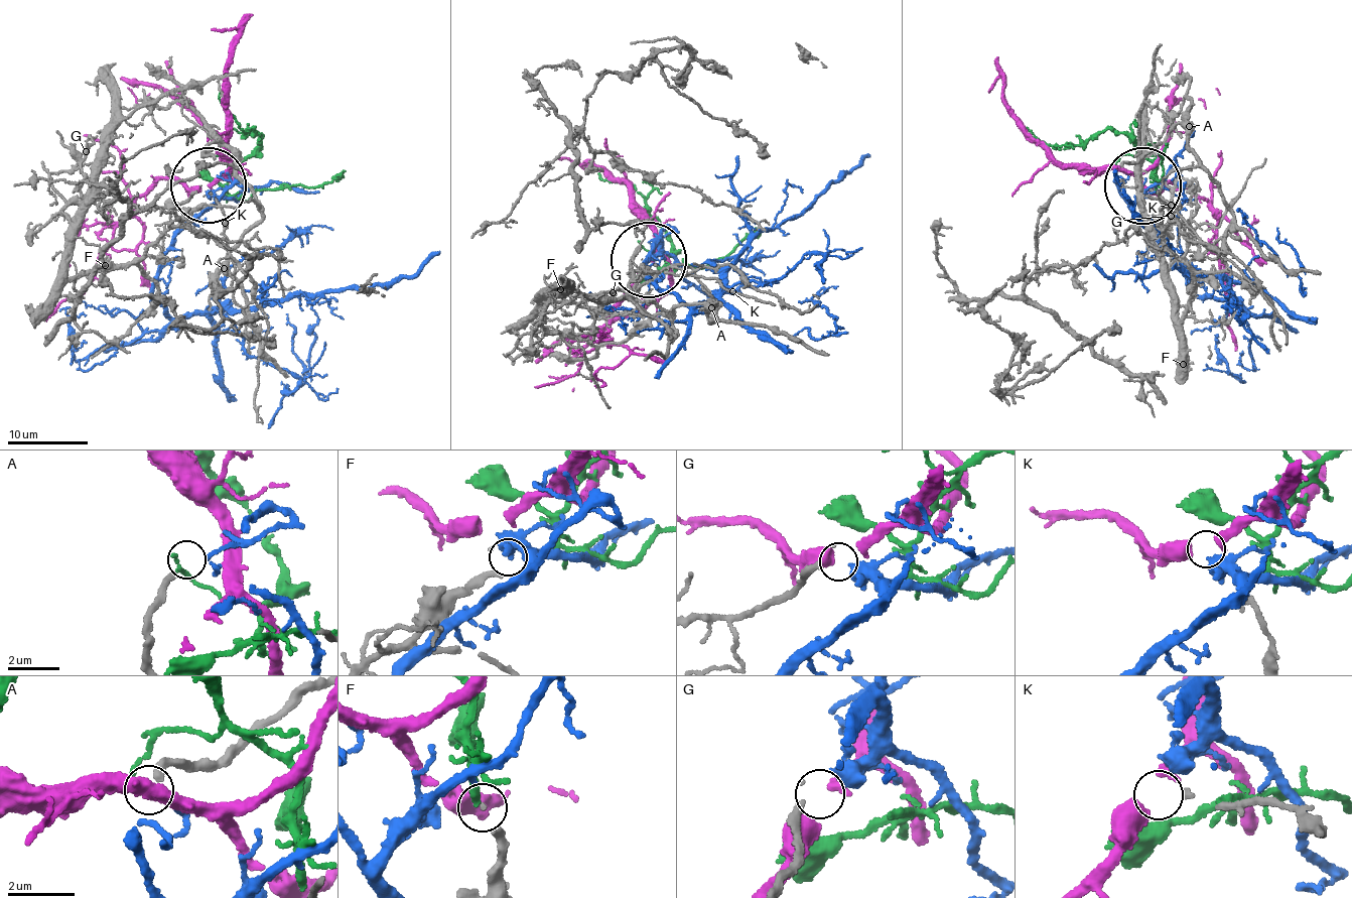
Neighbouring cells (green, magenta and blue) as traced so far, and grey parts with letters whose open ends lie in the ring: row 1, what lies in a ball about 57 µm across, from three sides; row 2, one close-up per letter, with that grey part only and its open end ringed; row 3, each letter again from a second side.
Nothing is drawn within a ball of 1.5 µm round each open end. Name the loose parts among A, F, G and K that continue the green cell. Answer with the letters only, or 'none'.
F

